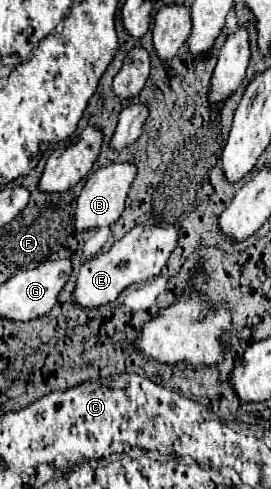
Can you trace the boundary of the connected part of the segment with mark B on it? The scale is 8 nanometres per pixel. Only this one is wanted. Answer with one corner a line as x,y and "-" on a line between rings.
111,163
105,169
95,171
83,191
77,197
77,207
75,207
75,231
83,233
87,229
95,229
95,227
111,227
123,213
125,209
125,197
129,191
129,185
135,179
135,165
129,163

